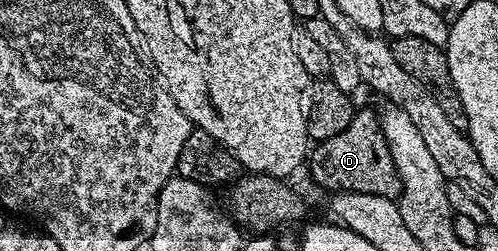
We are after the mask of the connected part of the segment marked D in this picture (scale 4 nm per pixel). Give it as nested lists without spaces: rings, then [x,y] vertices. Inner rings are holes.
[[[364,108],[353,111],[350,126],[334,138],[319,141],[311,149],[306,161],[307,171],[312,171],[312,180],[329,188],[329,193],[357,192],[358,194],[378,194],[396,198],[400,195],[398,170],[394,170],[394,158],[390,158],[390,146],[382,134],[380,117],[374,111]]]

